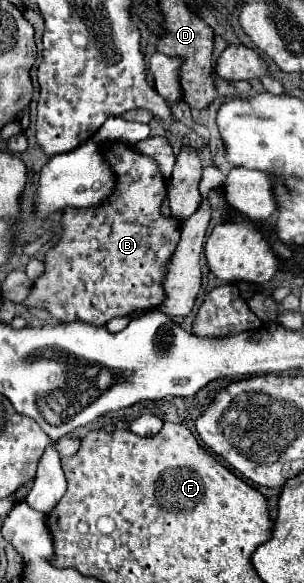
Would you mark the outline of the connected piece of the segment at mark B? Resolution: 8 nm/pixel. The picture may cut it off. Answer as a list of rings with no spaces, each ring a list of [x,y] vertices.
[[[105,143],[103,153],[117,175],[115,193],[95,209],[65,209],[63,237],[45,255],[45,273],[33,283],[23,307],[47,309],[57,321],[89,321],[105,325],[113,317],[129,317],[141,311],[153,311],[165,301],[163,277],[179,243],[179,221],[161,215],[161,203],[167,195],[165,179],[149,157],[133,151],[125,143]]]

